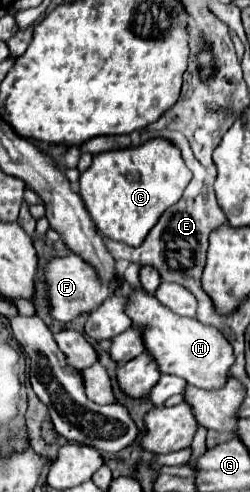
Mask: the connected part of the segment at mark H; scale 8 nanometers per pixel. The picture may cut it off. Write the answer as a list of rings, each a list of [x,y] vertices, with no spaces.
[[[122,288],[126,292],[126,314],[132,320],[132,328],[142,332],[146,352],[158,364],[162,374],[174,374],[188,384],[204,390],[216,390],[228,378],[228,368],[234,364],[234,352],[228,340],[214,328],[200,324],[194,318],[182,318],[162,306],[154,296],[142,288]]]

